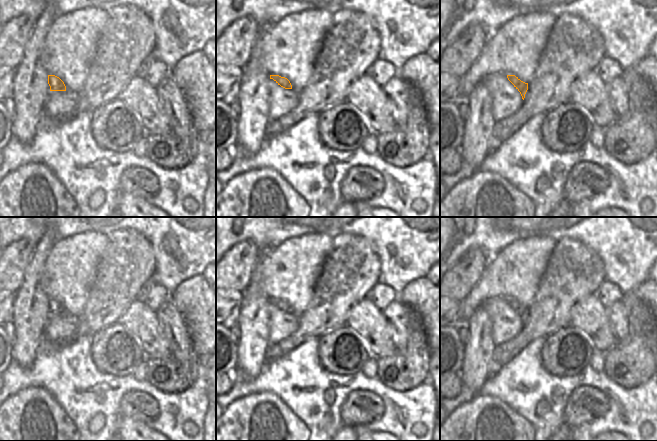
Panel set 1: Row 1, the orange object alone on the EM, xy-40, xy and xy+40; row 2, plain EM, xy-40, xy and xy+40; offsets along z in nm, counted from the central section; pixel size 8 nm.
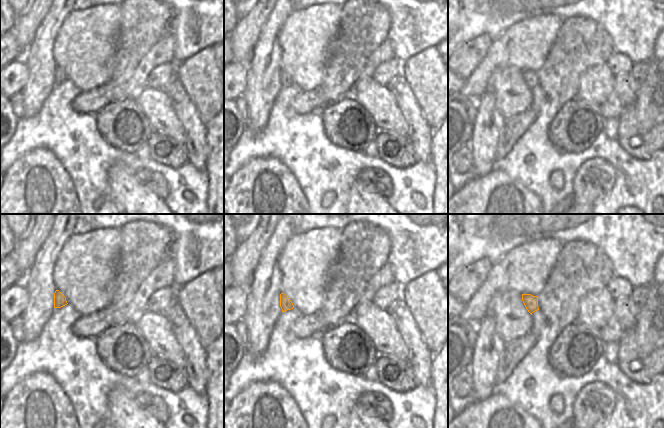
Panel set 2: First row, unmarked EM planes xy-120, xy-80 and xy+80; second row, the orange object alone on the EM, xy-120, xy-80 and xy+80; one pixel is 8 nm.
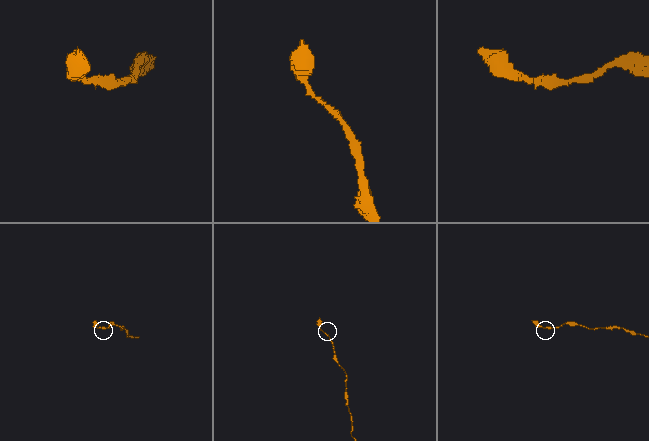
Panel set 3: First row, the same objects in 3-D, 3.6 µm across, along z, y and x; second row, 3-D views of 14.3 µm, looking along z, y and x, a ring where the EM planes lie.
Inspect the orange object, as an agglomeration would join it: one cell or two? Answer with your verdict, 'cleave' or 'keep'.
keep

